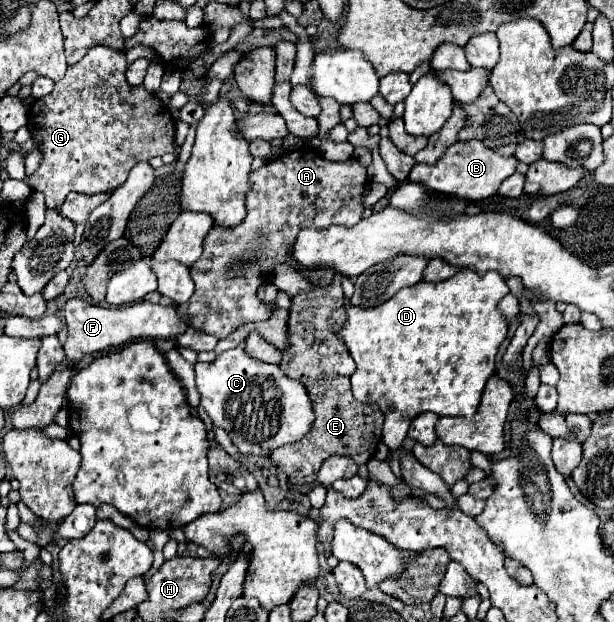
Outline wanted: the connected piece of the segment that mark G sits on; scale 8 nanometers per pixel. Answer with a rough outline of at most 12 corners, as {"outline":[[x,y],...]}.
{"outline":[[97,46],[33,102],[59,210],[175,150],[169,108]]}

